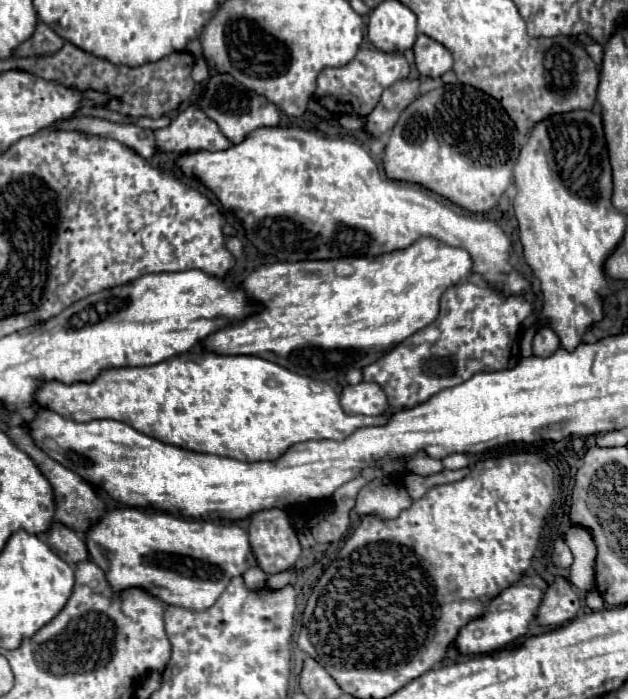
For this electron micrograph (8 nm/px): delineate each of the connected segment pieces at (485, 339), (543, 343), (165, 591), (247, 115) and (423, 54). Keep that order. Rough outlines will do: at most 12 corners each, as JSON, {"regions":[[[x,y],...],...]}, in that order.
{"regions":[[[450,287],[440,315],[364,367],[408,409],[520,361],[524,297]],[[550,327],[534,335],[536,357],[548,357],[560,339]],[[134,507],[86,535],[116,591],[204,611],[258,561],[247,531]],[[216,73],[198,101],[236,145],[260,127],[278,127],[280,111]],[[418,35],[414,57],[420,75],[442,77],[452,69],[450,51]]]}

